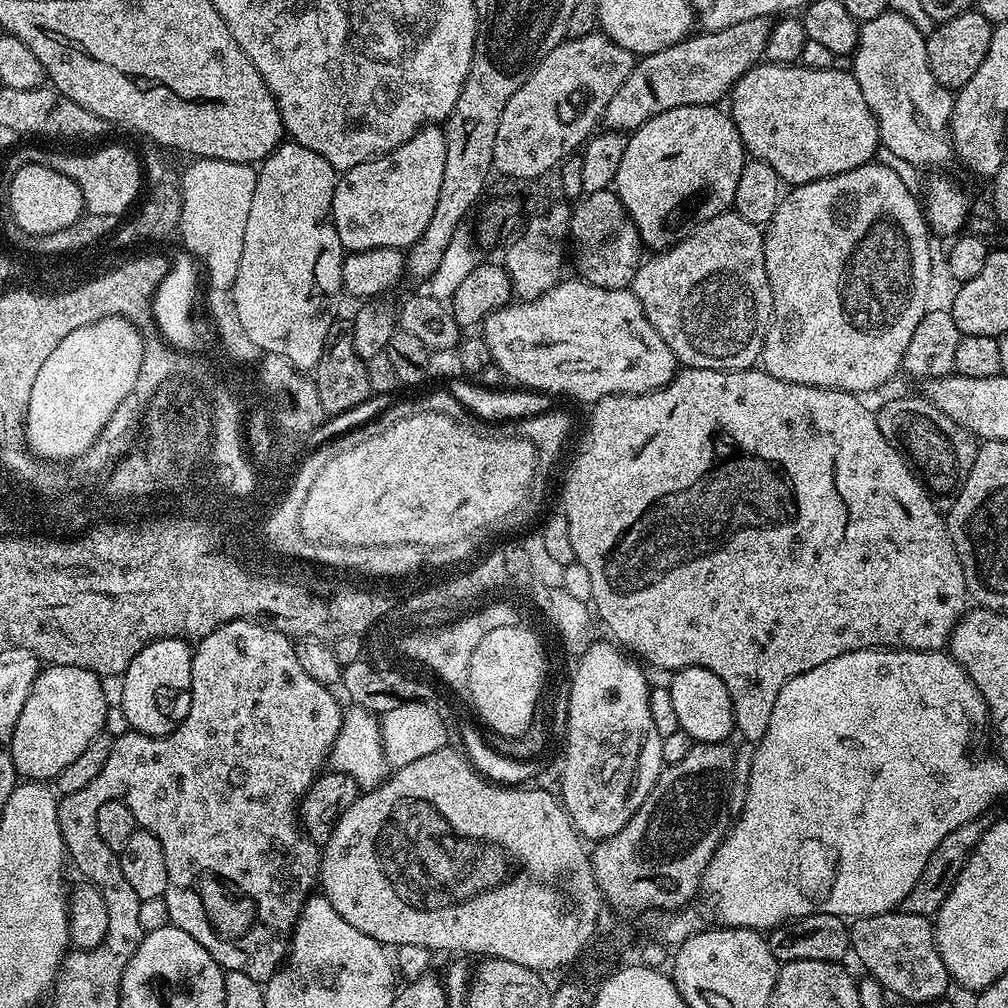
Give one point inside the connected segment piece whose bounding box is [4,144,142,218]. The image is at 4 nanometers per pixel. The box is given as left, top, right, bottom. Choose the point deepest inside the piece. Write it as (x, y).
(109, 179)

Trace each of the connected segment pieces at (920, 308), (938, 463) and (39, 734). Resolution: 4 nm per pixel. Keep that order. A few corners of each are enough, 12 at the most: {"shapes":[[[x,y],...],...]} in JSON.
{"shapes":[[[869,162],[763,229],[763,371],[865,394],[931,286],[918,196]],[[927,399],[878,408],[878,430],[933,497],[960,491],[978,440]],[[54,664],[14,726],[17,777],[52,782],[105,731],[101,677]]]}

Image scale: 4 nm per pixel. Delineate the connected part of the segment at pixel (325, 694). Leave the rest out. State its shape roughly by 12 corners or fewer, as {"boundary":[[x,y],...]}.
{"boundary":[[231,620],[100,800],[162,842],[169,921],[266,982],[318,884],[298,809],[343,724]]}

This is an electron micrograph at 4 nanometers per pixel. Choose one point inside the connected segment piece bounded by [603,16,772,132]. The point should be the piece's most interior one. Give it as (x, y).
(700, 69)

